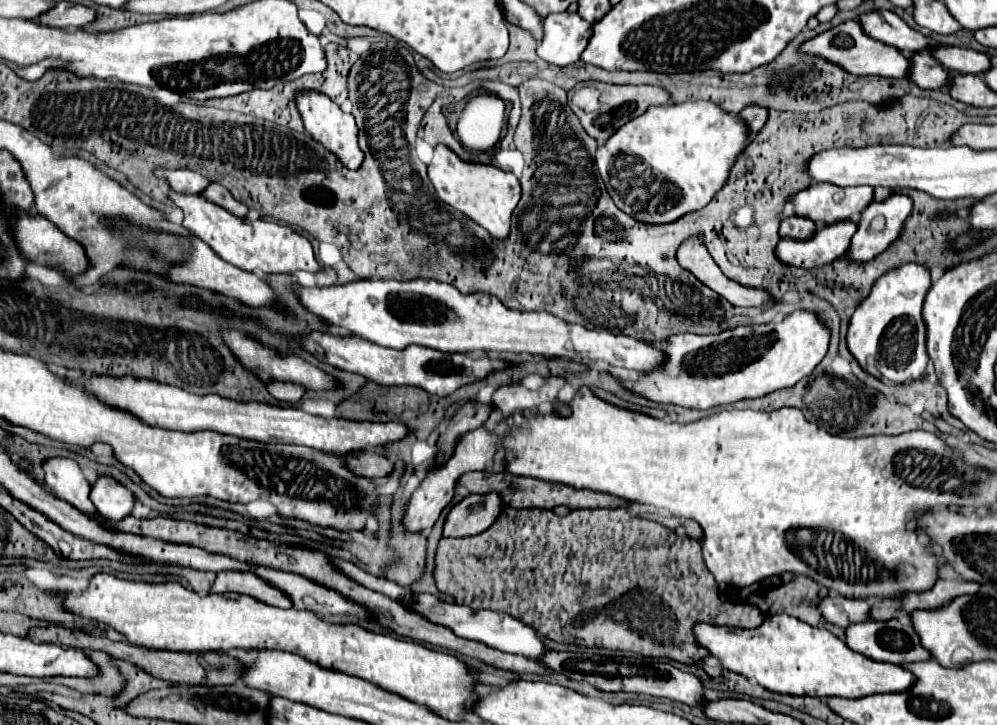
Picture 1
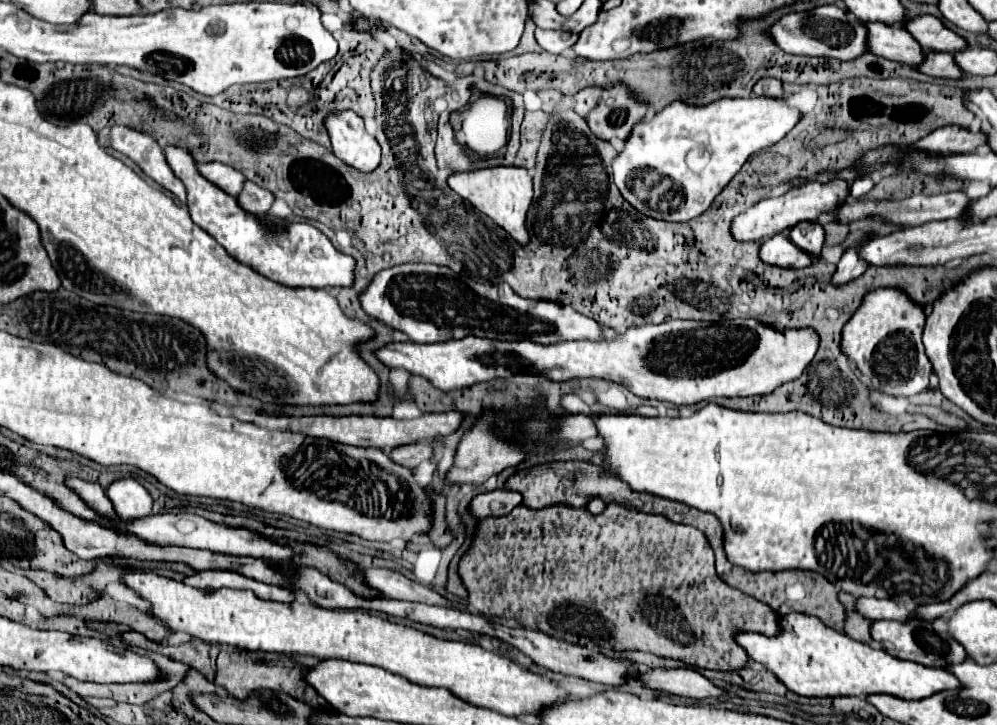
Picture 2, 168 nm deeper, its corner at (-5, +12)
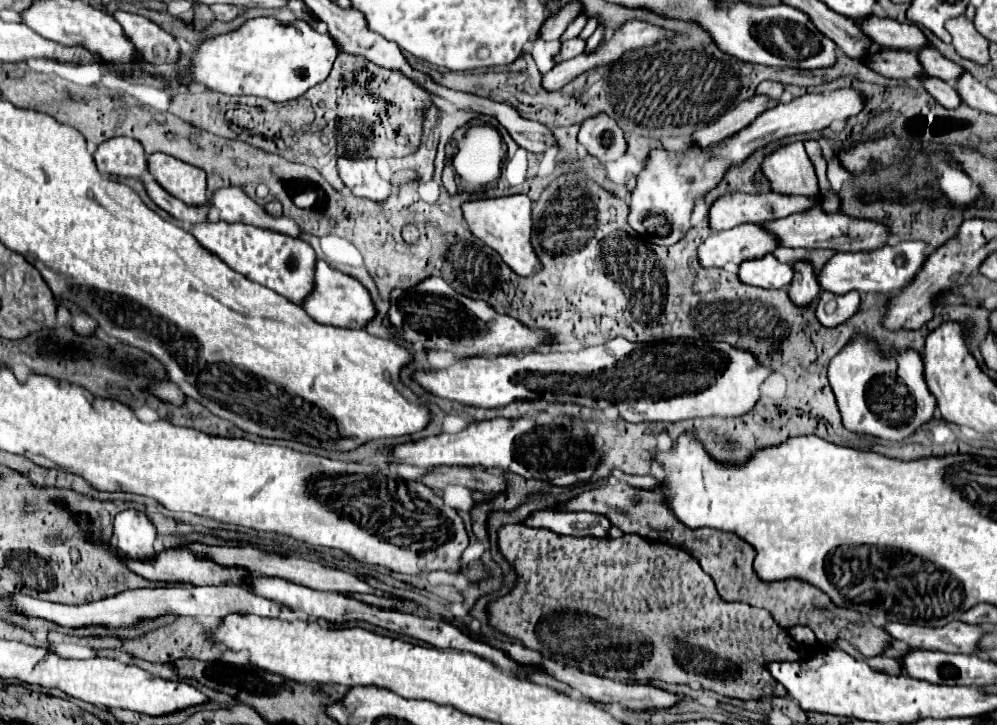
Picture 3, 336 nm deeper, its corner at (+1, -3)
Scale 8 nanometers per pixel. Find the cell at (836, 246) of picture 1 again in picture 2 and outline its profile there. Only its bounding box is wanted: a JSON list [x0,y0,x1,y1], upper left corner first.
[760,233,812,267]

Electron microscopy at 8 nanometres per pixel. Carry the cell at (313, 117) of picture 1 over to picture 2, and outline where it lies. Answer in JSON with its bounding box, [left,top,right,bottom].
[324,109,380,173]

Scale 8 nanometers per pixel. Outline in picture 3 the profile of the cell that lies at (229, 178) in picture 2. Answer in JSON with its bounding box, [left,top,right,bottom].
[212,186,302,238]

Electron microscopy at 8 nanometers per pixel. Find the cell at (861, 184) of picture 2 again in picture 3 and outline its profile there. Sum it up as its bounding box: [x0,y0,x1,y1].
[820,186,840,214]

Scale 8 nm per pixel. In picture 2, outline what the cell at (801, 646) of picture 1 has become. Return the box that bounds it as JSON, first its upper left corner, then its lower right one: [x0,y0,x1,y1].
[734,613,960,699]

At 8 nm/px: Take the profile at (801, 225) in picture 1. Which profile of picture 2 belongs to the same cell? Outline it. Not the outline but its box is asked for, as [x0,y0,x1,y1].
[788,221,824,257]

